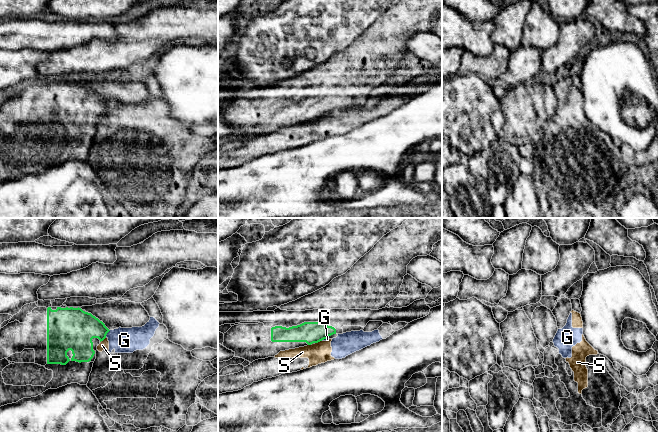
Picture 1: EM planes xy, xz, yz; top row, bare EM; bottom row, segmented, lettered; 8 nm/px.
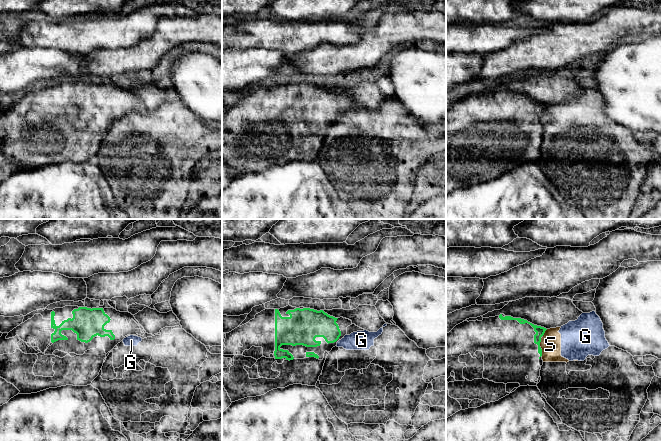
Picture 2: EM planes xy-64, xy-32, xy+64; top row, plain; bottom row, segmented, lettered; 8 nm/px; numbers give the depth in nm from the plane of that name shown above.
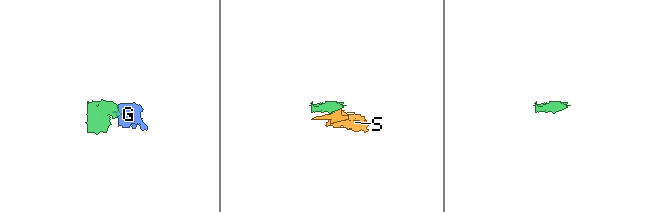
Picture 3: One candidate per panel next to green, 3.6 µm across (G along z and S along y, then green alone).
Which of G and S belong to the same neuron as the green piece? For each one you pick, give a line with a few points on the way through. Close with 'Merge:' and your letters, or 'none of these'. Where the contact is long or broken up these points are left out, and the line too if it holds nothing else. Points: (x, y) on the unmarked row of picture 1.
Merge: none of these

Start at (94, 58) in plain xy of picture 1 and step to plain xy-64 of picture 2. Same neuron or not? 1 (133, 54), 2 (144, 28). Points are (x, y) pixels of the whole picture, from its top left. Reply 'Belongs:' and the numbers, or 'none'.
Belongs: 1

